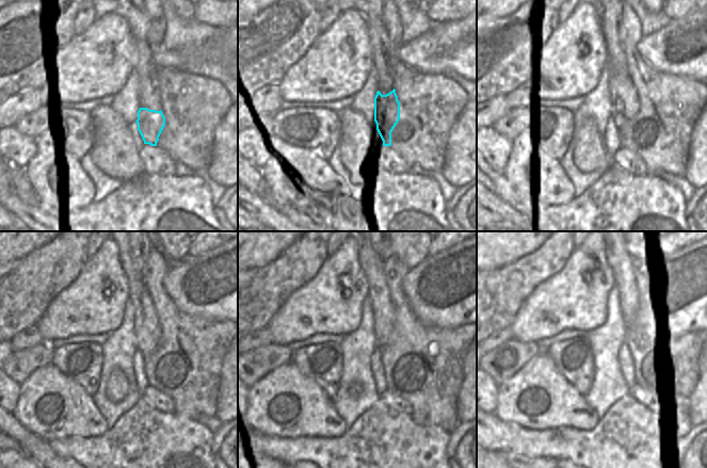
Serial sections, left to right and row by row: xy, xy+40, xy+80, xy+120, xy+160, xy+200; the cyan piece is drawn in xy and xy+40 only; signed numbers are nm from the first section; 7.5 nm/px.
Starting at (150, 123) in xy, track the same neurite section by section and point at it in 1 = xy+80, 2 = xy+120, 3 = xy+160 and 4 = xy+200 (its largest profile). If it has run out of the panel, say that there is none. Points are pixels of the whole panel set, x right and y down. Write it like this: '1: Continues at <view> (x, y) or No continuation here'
1: Continues at xy+80 (624, 98)
2: Continues at xy+120 (146, 329)
3: Continues at xy+160 (383, 310)
4: Continues at xy+200 (621, 263)

